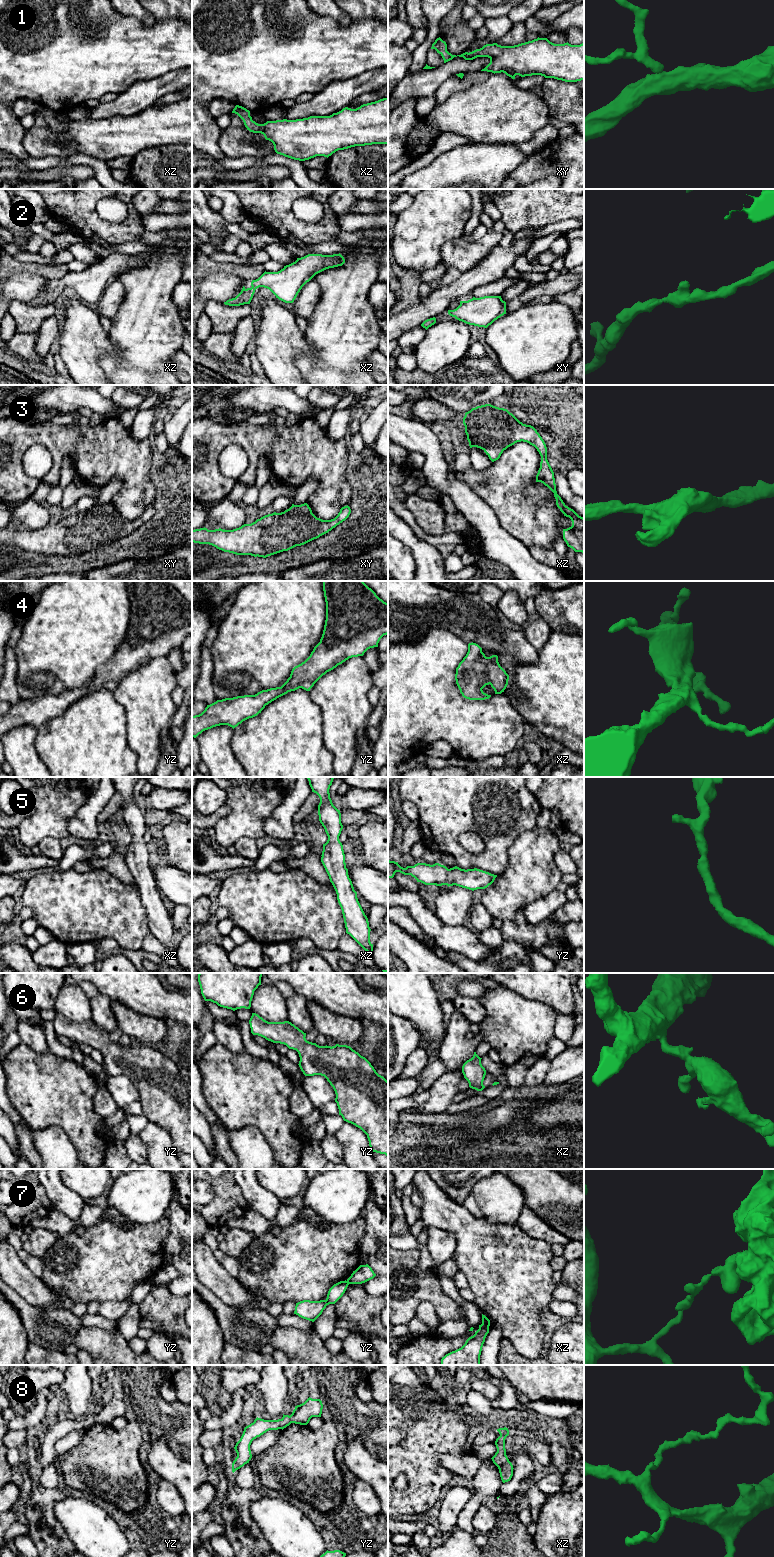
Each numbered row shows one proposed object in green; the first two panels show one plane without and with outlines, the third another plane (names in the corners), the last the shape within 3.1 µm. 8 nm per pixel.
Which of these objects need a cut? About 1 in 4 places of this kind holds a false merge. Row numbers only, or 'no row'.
7, 8

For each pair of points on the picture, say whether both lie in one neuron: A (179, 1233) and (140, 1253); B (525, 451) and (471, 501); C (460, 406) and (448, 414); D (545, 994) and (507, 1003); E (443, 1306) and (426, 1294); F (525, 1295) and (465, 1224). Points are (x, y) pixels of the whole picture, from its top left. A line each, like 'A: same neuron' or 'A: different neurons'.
A: different neurons
B: different neurons
C: different neurons
D: different neurons
E: same neuron
F: same neuron

